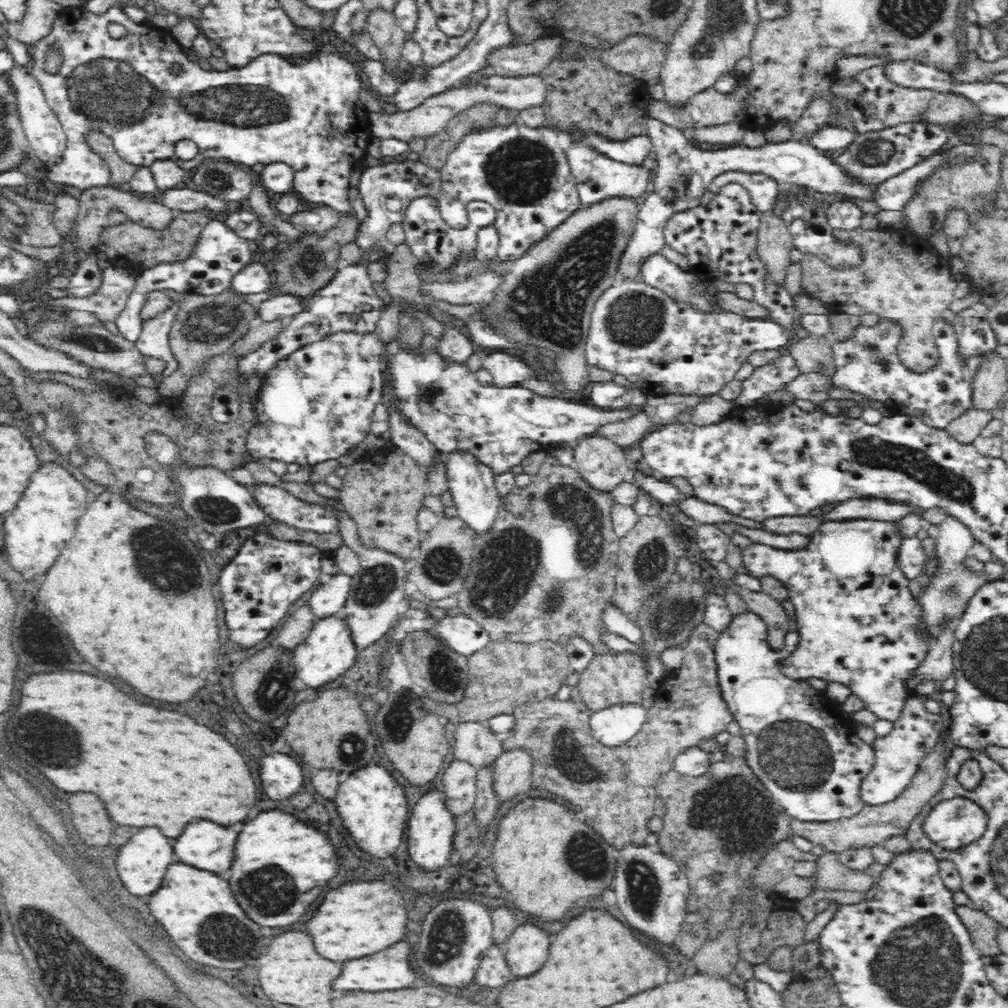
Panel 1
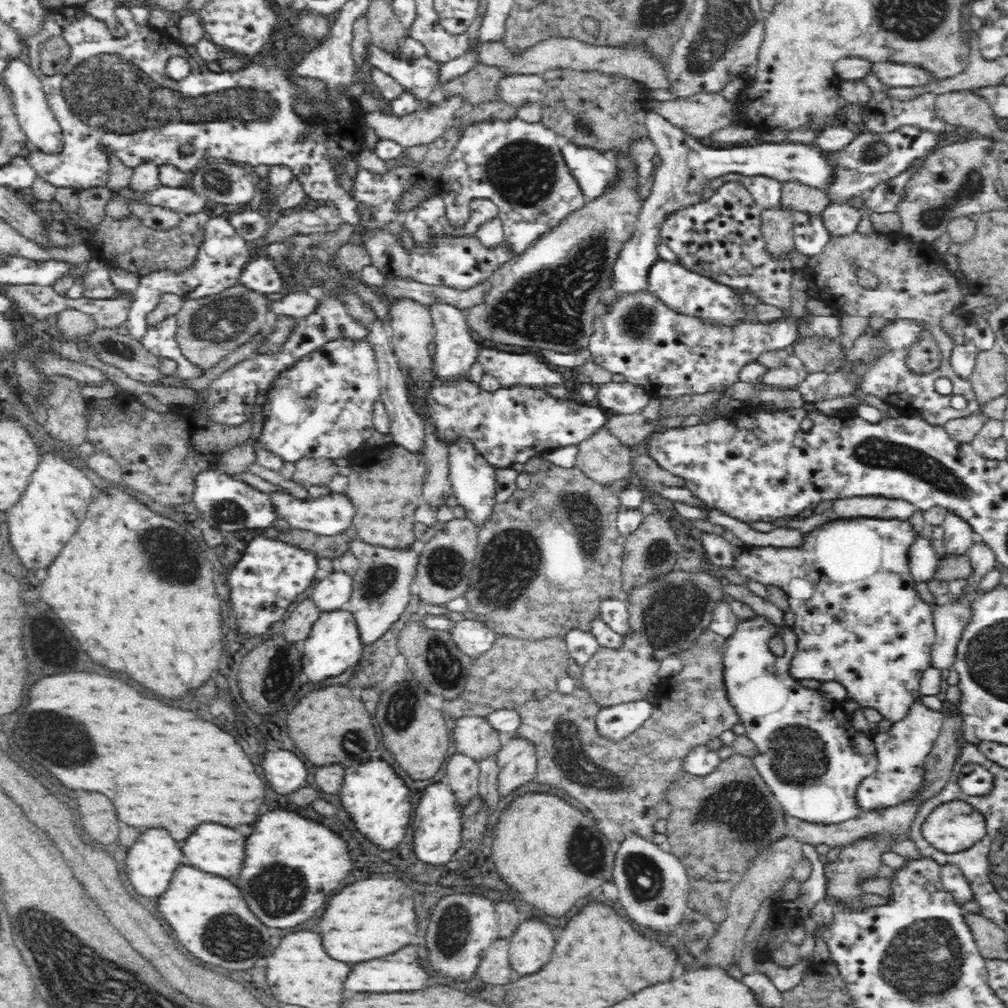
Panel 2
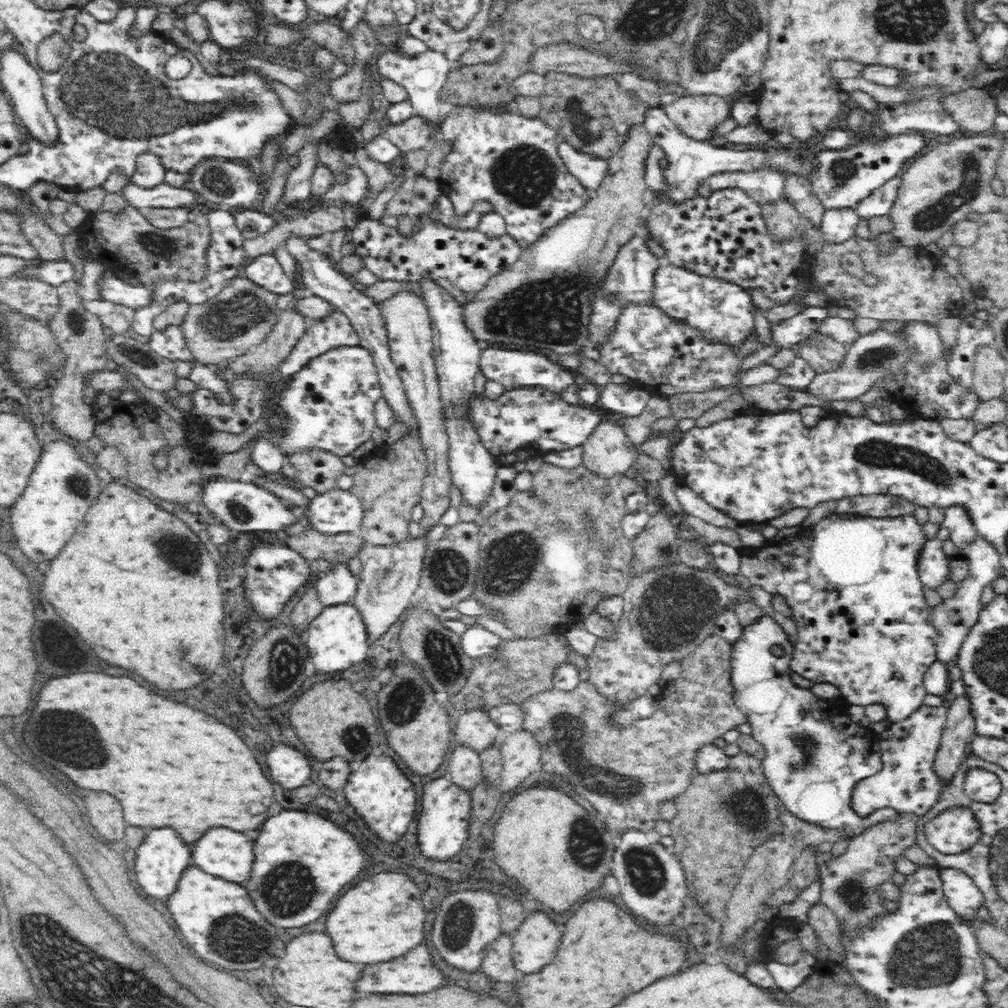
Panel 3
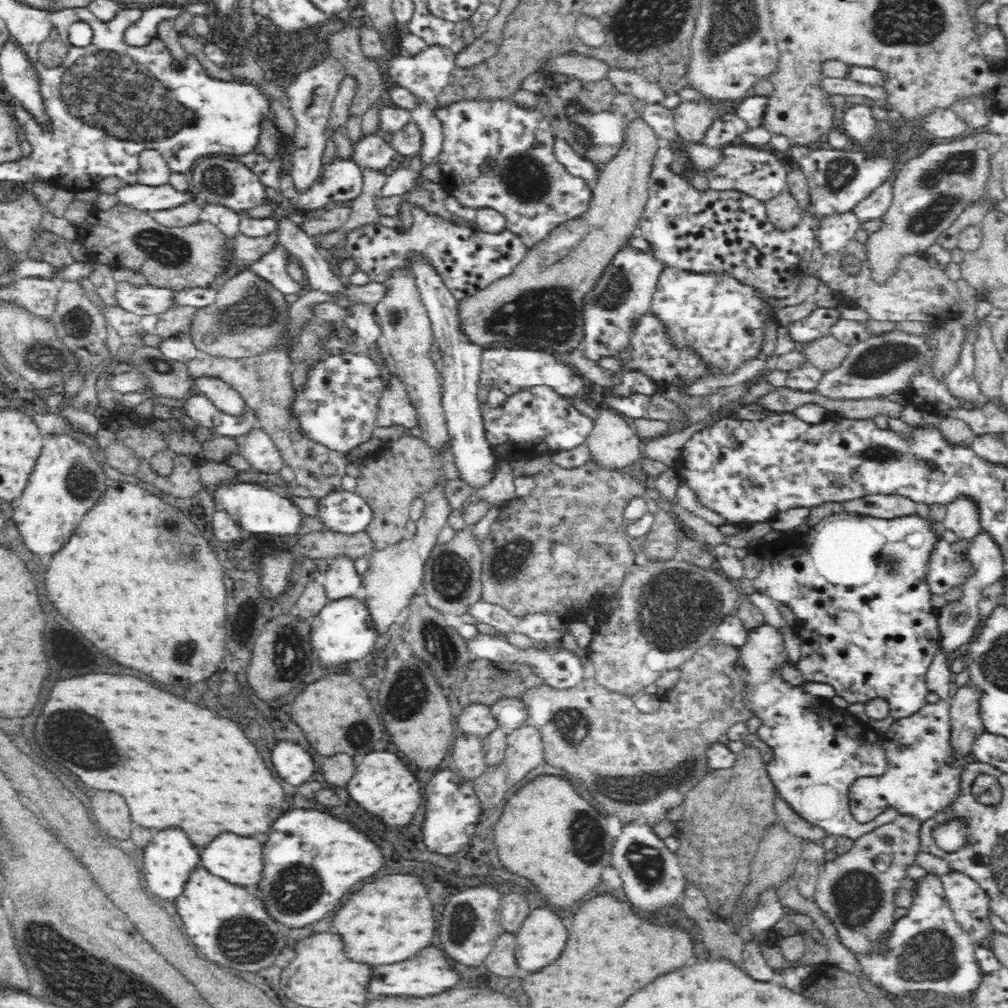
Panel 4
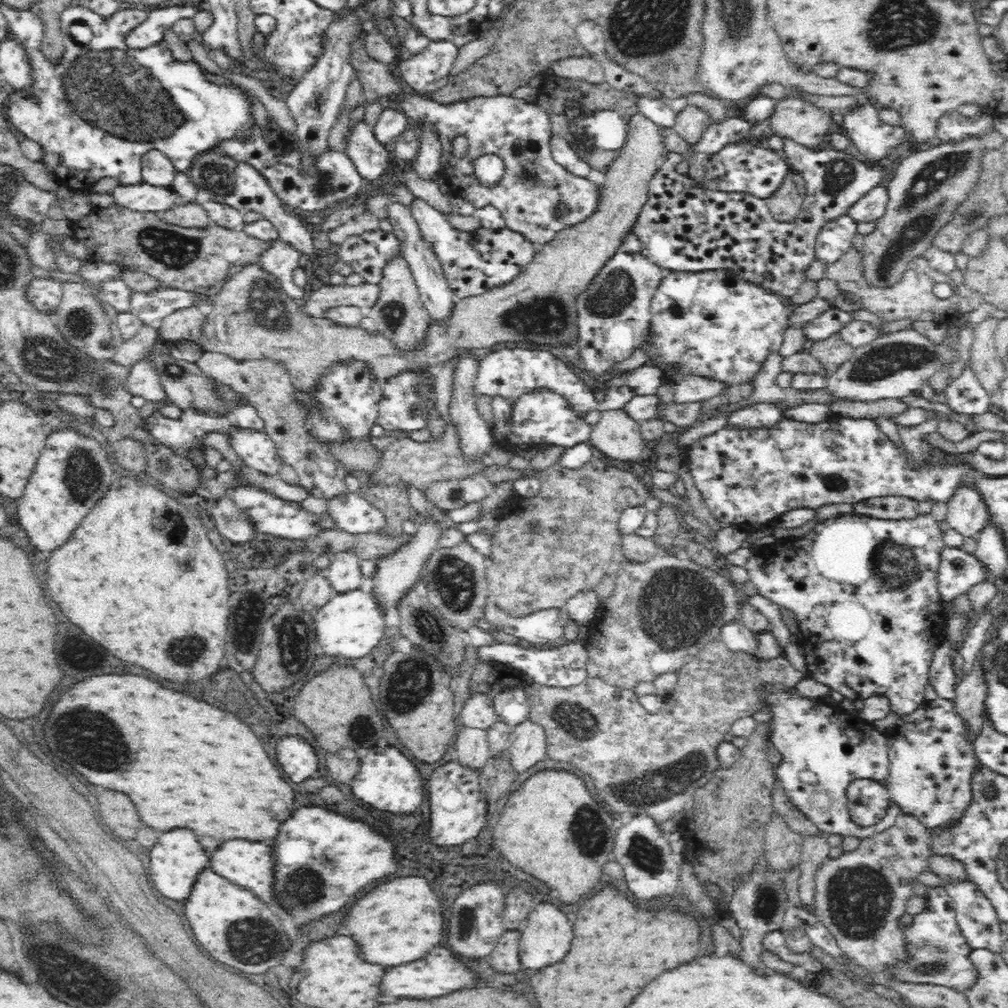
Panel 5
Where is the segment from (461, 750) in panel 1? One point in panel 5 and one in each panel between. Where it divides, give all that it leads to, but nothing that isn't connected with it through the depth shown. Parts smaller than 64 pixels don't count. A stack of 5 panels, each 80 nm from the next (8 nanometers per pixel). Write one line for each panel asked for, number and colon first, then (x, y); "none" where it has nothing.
2: (473, 735)
3: (474, 727)
4: (476, 718)
5: (478, 711)

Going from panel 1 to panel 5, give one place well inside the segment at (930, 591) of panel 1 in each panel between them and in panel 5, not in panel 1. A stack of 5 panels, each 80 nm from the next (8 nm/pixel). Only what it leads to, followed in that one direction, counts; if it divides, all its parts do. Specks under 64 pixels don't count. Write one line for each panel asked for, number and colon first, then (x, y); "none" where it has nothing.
2: (959, 537)
3: (958, 521)
4: (963, 517)
5: (968, 513)

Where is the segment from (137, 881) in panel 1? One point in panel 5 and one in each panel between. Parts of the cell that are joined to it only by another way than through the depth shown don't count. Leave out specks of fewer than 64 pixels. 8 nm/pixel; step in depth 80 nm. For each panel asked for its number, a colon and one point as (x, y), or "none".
2: (152, 862)
3: (161, 859)
4: (169, 860)
5: (176, 860)

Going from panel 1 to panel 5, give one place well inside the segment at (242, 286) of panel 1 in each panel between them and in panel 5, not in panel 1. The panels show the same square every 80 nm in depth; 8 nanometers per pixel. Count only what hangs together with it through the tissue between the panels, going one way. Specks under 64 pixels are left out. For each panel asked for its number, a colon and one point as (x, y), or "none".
2: (263, 274)
3: (266, 270)
4: (273, 266)
5: (282, 258)

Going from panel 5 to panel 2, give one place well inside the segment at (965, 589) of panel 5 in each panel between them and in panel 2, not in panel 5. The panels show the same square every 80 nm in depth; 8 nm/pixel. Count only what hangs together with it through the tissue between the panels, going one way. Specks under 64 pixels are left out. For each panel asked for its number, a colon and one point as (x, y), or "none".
2: (924, 563)
3: (934, 567)
4: (949, 569)

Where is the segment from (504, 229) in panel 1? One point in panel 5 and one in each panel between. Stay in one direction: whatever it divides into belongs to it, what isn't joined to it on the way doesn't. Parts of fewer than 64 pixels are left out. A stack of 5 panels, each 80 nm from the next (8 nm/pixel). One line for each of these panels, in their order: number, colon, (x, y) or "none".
2: (517, 165)
3: (498, 156)
4: (531, 189)
5: (538, 198)

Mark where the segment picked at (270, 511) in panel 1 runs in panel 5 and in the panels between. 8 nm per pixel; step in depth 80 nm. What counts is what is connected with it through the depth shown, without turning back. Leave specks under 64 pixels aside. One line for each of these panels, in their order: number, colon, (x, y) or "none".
2: (331, 514)
3: (338, 511)
4: (346, 512)
5: (352, 513)

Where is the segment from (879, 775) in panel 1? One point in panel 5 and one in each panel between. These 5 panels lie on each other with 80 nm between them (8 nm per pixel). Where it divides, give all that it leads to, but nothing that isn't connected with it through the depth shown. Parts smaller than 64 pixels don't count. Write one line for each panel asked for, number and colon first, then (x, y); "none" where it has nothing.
2: (903, 749)
3: (908, 783)
4: (924, 777)
5: (932, 759)

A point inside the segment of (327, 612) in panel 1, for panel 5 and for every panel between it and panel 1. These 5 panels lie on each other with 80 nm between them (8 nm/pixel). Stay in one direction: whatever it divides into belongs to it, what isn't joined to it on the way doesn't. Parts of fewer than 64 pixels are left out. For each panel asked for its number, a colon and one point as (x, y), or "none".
2: (333, 592)
3: (340, 585)
4: (342, 579)
5: (344, 573)

